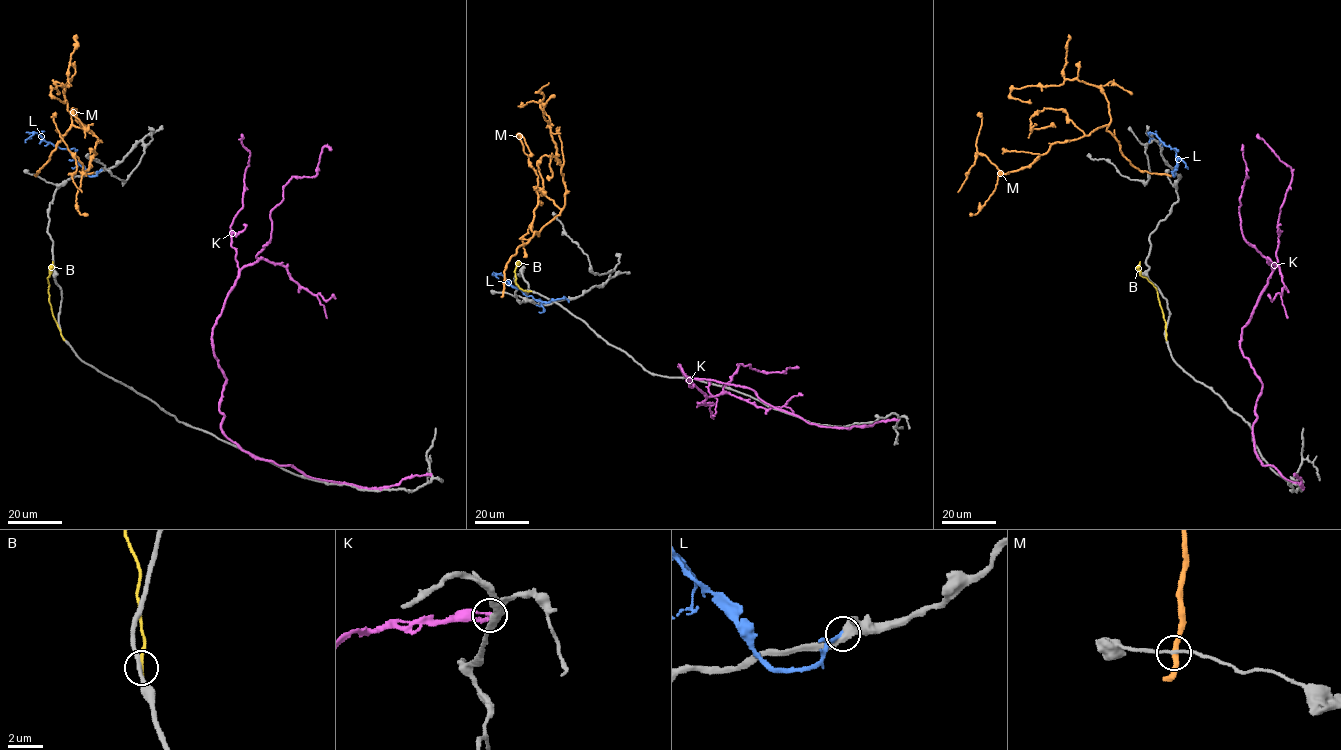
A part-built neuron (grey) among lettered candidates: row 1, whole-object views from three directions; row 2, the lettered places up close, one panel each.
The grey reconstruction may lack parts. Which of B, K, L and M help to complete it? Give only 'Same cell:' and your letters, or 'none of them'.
Same cell: none of them

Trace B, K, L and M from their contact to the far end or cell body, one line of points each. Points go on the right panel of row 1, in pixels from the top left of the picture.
B: (1166, 338), (1166, 323), (1157, 290), (1140, 274), (1140, 261)
K: (1294, 474), (1302, 488), (1255, 454), (1261, 381), (1243, 355), (1241, 330), (1272, 270), (1240, 226), (1242, 150)
L: (1174, 171), (1174, 176), (1177, 166), (1176, 151), (1150, 132), (1149, 142)
M: (1168, 175), (1137, 168), (1104, 125), (1079, 138), (1053, 143), (1028, 166), (1003, 173), (978, 153), (979, 112)

